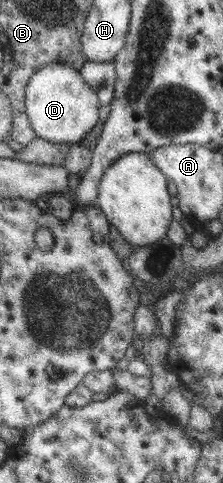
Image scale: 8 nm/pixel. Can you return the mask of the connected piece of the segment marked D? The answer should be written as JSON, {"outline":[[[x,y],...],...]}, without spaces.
{"outline":[[[63,63],[43,65],[31,78],[26,105],[37,135],[51,143],[79,143],[97,123],[99,99],[95,91],[88,87],[77,69]]]}

